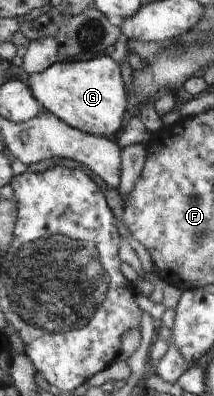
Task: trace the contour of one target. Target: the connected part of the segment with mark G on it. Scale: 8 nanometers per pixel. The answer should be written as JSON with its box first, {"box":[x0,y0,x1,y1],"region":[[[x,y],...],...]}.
{"box":[28,55,126,136],"region":[[[107,55],[96,58],[55,62],[41,73],[30,74],[28,85],[42,107],[73,129],[94,136],[116,133],[126,113],[126,89],[122,85],[119,63]]]}

